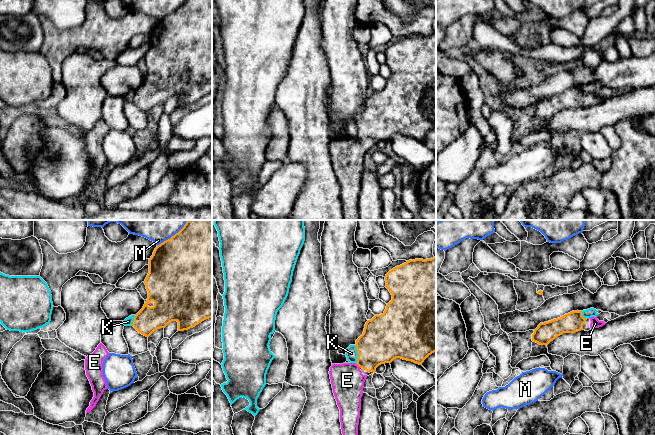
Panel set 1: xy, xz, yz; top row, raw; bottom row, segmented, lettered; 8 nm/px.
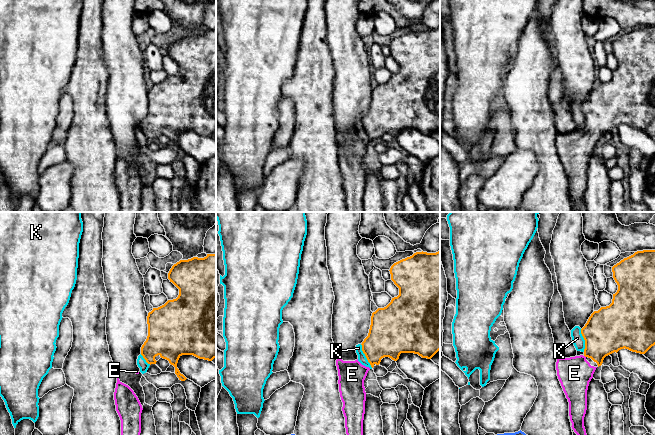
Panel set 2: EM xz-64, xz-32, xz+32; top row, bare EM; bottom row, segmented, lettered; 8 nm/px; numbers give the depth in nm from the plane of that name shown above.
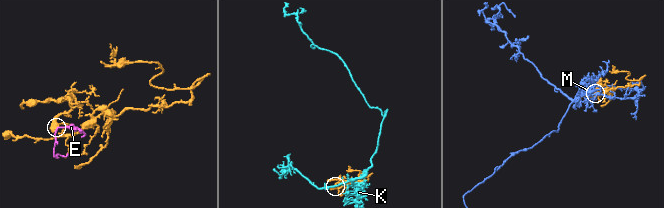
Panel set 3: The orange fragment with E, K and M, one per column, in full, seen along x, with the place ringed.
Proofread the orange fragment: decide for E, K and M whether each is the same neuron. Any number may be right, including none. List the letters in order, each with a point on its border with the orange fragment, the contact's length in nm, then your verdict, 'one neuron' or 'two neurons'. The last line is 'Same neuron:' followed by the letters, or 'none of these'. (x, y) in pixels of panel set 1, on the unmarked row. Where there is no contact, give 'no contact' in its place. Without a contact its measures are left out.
E: xz (358, 141) | 50 nm | one neuron
K: xz (358, 130) | 150 nm | two neurons
M: xy (172, 12) | 300 nm | two neurons
Same neuron: E

